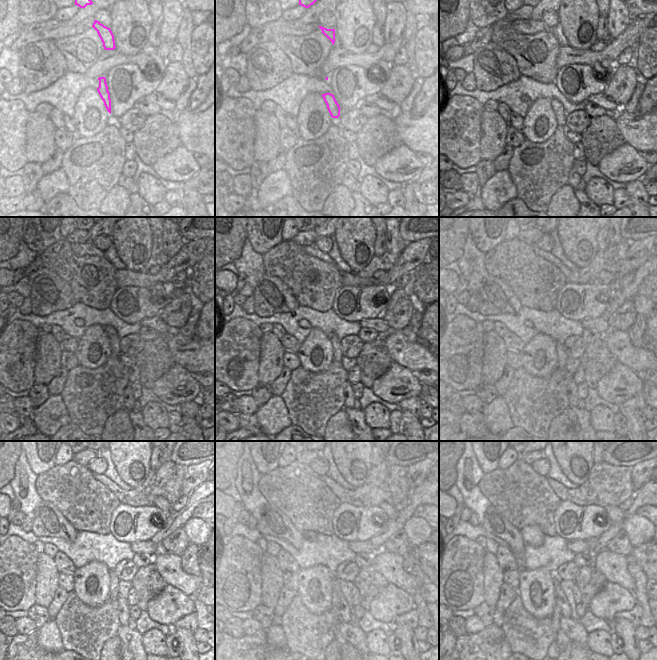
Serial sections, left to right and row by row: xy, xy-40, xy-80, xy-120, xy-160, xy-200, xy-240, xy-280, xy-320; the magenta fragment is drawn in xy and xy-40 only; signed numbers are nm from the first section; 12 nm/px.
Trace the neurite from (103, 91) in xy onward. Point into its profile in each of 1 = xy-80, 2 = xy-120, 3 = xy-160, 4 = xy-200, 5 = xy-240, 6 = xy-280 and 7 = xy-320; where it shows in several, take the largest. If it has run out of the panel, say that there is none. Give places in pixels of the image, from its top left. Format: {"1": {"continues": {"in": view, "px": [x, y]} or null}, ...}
{"1": {"continues": {"in": "xy-80", "px": [557, 107]}}, "2": {"continues": {"in": "xy-120", "px": [111, 333]}}, "3": {"continues": {"in": "xy-160", "px": [336, 346]}}, "4": {"continues": {"in": "xy-200", "px": [562, 356]}}, "5": {"continues": {"in": "xy-240", "px": [113, 595]}}, "6": {"continues": {"in": "xy-280", "px": [336, 589]}}, "7": {"continues": {"in": "xy-320", "px": [555, 618]}}}

